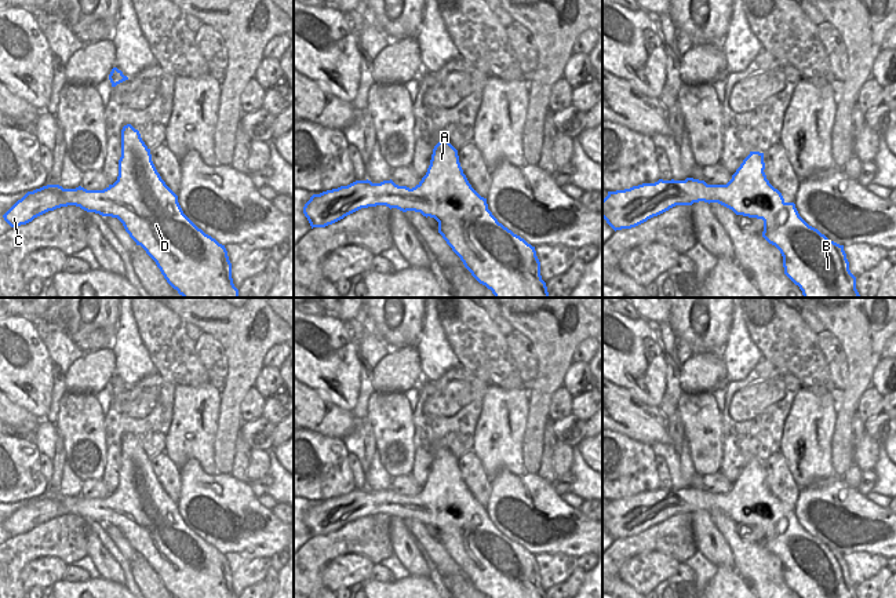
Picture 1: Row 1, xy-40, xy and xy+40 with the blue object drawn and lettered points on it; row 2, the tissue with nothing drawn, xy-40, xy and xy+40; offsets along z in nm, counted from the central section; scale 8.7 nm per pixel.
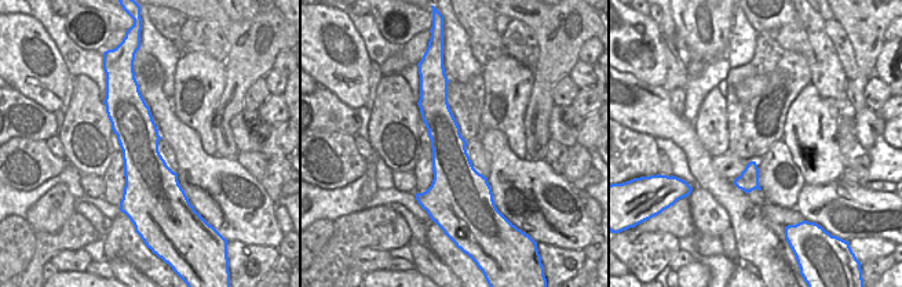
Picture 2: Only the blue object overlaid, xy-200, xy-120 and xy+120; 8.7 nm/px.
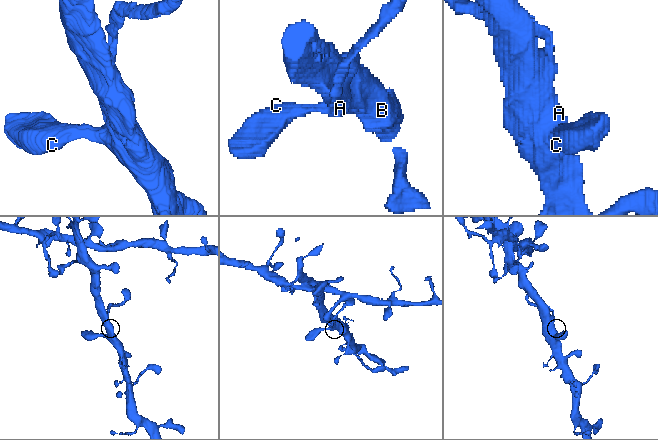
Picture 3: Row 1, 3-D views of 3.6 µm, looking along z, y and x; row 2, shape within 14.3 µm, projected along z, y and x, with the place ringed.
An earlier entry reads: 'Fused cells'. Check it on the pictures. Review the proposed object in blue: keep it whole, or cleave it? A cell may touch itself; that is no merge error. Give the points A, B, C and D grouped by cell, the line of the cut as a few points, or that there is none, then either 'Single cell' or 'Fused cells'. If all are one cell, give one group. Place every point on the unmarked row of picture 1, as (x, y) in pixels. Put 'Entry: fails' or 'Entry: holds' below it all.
Groups: A B C D. No split. Single cell.
Entry: fails

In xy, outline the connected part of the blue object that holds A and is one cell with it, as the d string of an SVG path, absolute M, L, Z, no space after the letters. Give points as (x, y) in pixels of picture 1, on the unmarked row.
M440 449L434 455L427 481L415 496L398 495L391 488L380 492L368 488L356 489L347 495L313 503L305 513L303 522L312 537L325 536L361 517L376 514L403 521L415 519L426 526L434 526L438 530L438 542L471 584L488 598L547 598L540 584L535 555L498 530L488 518L487 507L469 492L458 459L448 449Z

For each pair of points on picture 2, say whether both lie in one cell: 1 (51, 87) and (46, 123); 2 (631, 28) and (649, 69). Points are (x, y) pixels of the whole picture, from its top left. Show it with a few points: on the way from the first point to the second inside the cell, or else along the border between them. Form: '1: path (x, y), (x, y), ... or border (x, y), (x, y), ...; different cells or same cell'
1: border (19, 93), (53, 113); different cells
2: path (631, 37), (631, 42), (646, 60); same cell

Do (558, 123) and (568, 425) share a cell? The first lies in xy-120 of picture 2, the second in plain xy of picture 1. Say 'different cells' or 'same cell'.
same cell

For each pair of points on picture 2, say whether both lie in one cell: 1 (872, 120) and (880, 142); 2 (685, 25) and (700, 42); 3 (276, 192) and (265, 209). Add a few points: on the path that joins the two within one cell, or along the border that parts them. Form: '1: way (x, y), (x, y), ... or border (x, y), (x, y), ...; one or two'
1: border (880, 135), (866, 152); two
2: way (689, 29), (697, 37); one
3: border (259, 182), (276, 204); two

